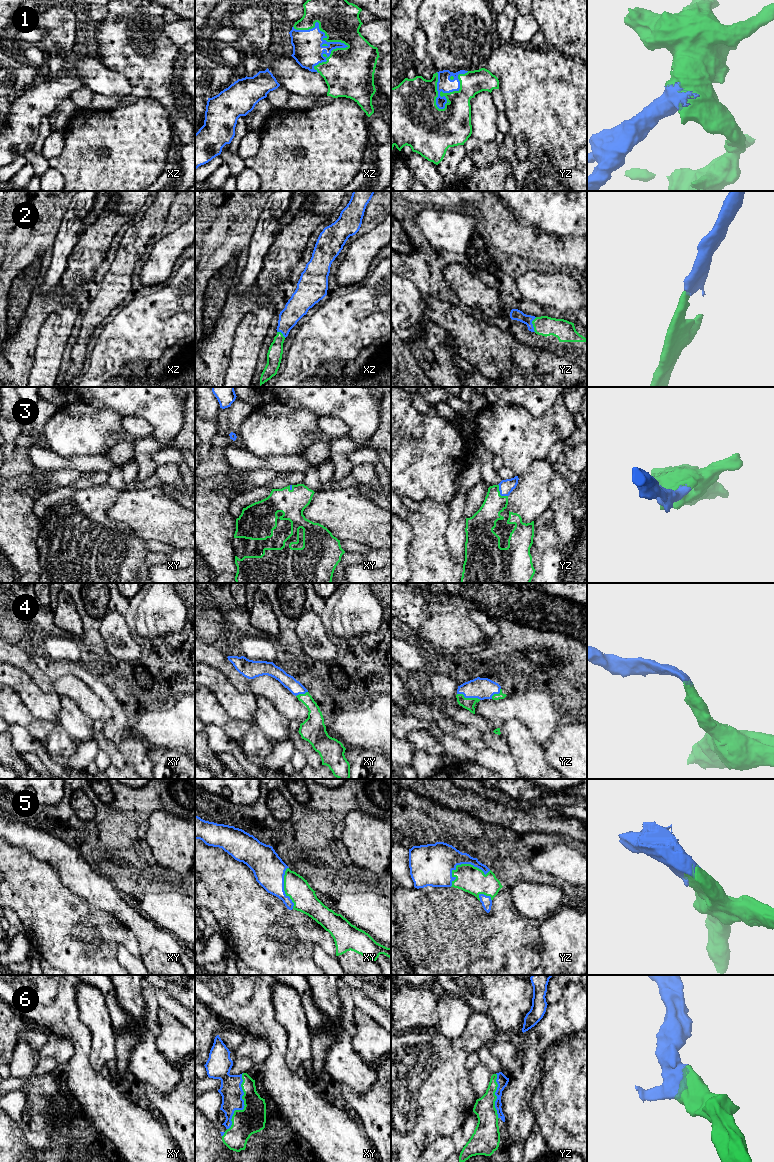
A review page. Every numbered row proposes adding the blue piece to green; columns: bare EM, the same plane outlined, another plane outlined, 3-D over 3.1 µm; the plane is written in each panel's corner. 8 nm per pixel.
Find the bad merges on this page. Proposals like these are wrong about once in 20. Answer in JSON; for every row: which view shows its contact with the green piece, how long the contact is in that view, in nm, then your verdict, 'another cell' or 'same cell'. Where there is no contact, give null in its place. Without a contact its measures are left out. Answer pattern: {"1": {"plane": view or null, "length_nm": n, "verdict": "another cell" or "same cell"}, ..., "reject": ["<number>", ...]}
{"1": {"plane": "xz", "length_nm": 480, "verdict": "same cell"}, "2": {"plane": "yz", "length_nm": 120, "verdict": "same cell"}, "3": {"plane": "yz", "length_nm": 130, "verdict": "same cell"}, "4": {"plane": "yz", "length_nm": 200, "verdict": "same cell"}, "5": {"plane": "yz", "length_nm": 360, "verdict": "same cell"}, "6": {"plane": "xy", "length_nm": 480, "verdict": "same cell"}, "reject": []}

